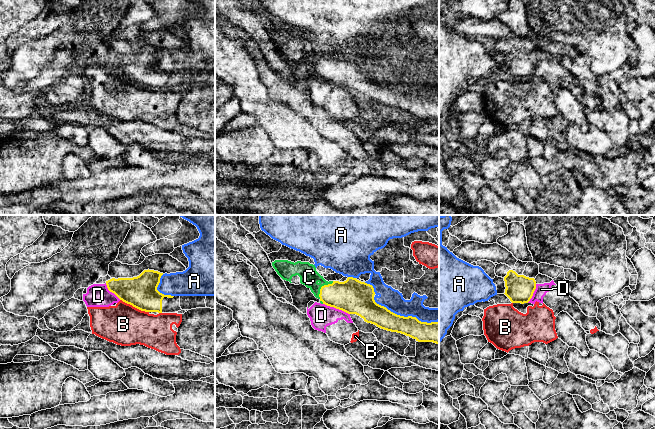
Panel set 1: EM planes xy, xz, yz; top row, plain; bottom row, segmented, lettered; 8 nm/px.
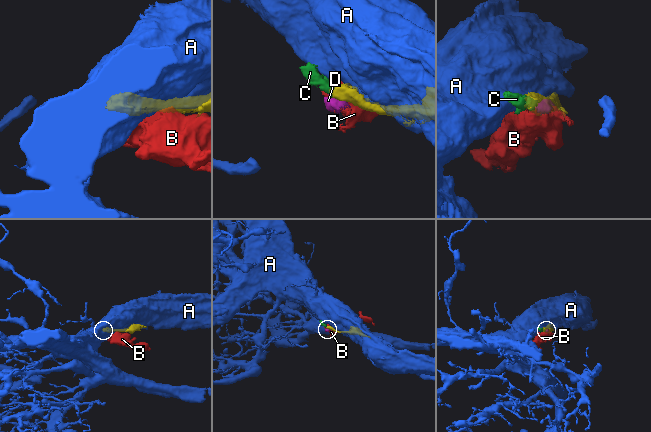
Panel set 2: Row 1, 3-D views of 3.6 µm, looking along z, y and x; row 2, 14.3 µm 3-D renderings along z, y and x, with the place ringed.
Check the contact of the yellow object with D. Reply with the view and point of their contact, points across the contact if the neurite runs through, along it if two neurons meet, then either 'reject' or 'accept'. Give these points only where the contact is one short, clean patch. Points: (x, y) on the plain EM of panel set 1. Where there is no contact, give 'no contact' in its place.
contact xz (336, 84); border xz (323, 79), (349, 90); reject

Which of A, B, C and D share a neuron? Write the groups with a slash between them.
A / B D / C

